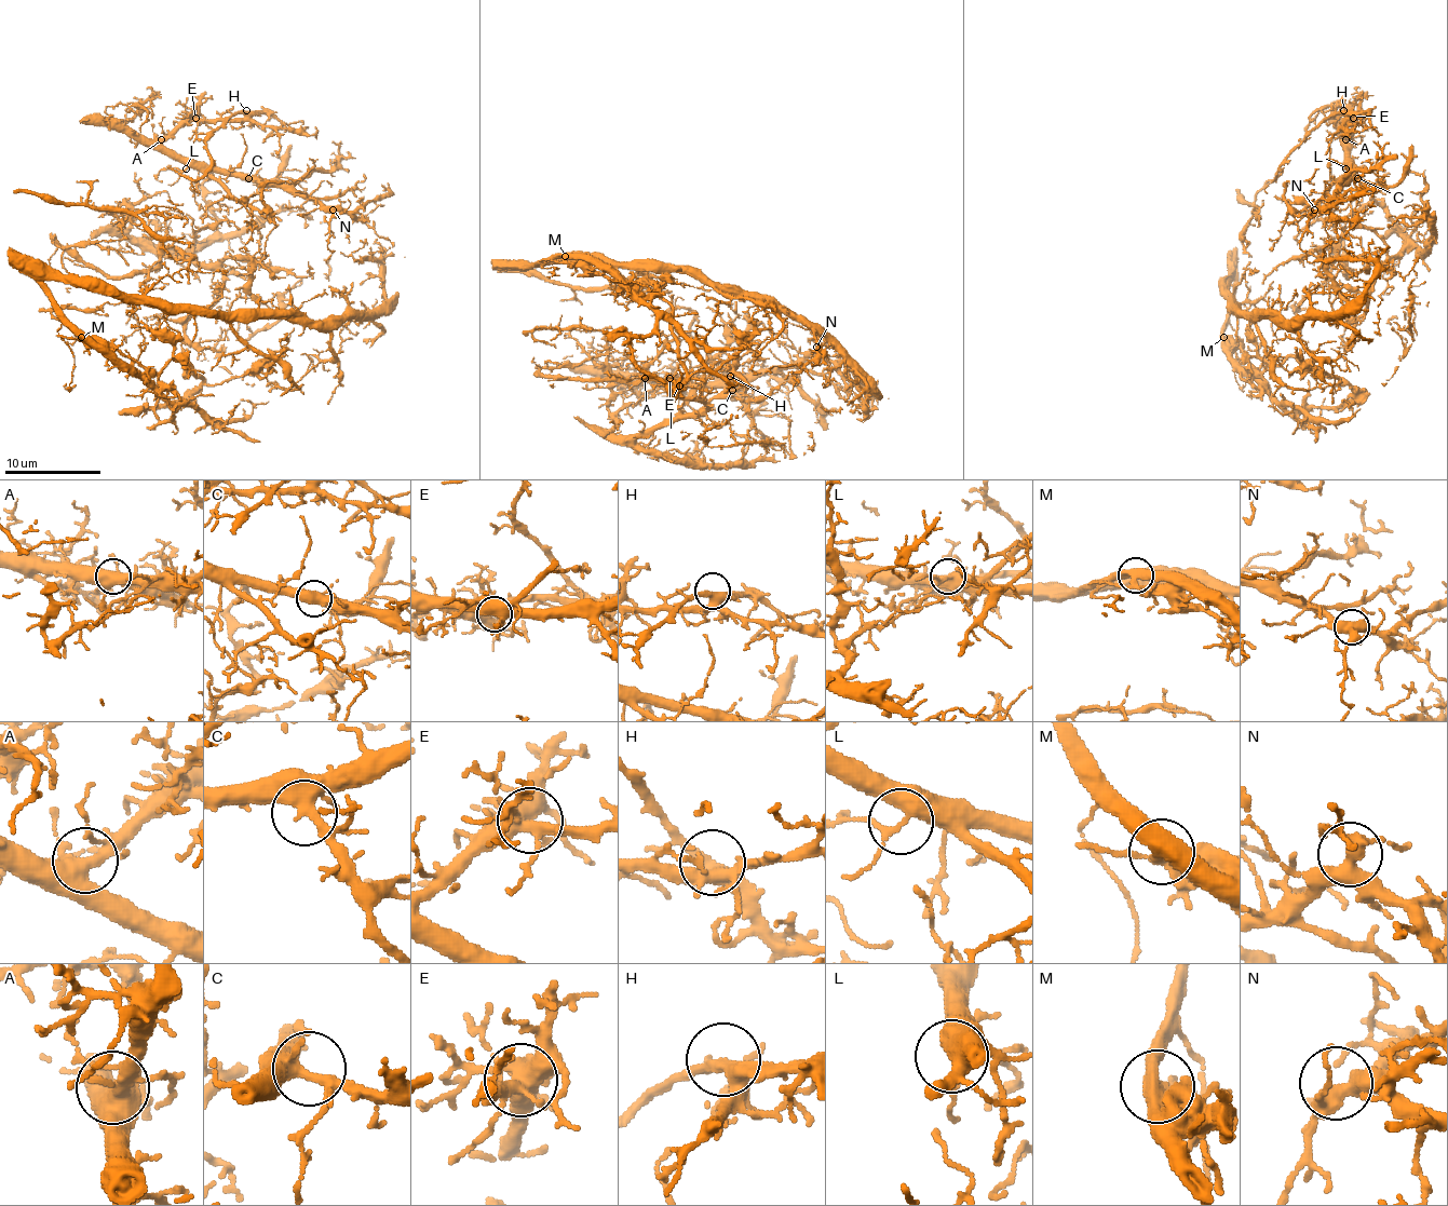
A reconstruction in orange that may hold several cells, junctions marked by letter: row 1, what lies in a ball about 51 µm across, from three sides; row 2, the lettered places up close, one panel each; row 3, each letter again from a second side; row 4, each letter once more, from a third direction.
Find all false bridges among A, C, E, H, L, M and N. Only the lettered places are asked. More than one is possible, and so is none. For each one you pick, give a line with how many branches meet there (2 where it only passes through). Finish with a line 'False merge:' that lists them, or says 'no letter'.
M: 4
False merge: M

